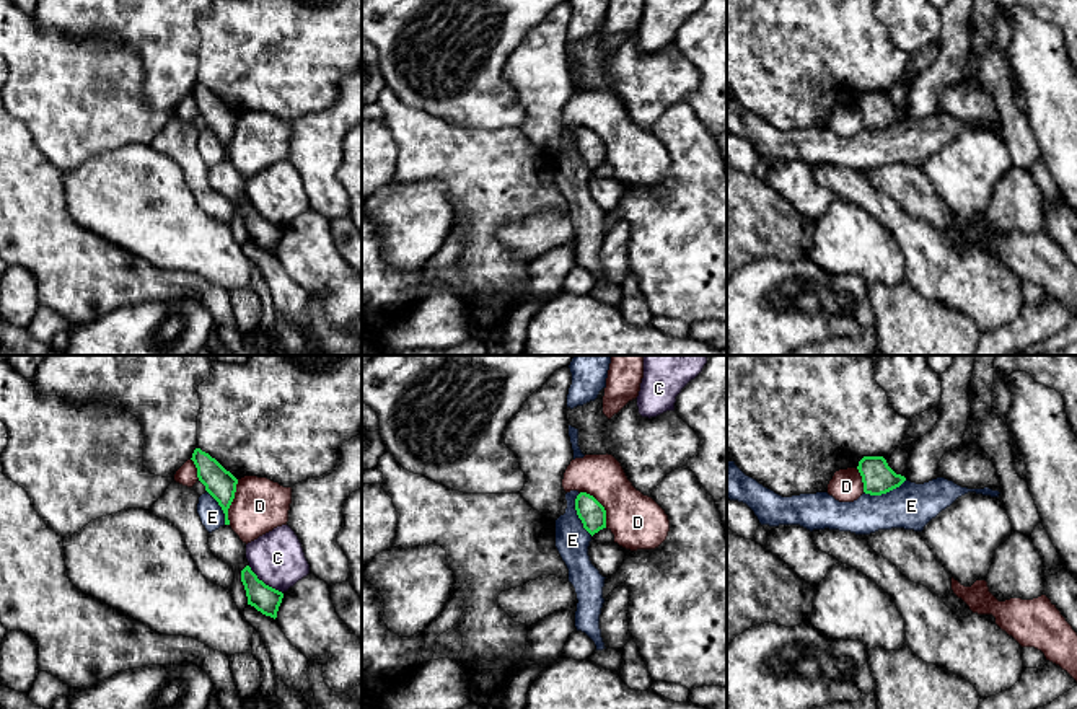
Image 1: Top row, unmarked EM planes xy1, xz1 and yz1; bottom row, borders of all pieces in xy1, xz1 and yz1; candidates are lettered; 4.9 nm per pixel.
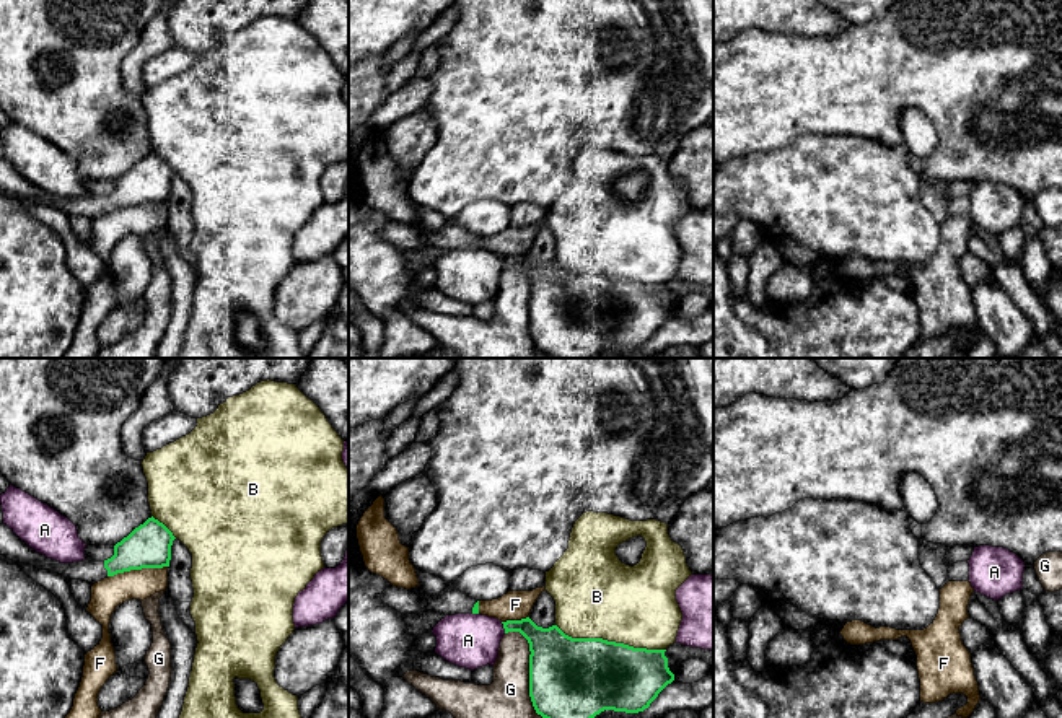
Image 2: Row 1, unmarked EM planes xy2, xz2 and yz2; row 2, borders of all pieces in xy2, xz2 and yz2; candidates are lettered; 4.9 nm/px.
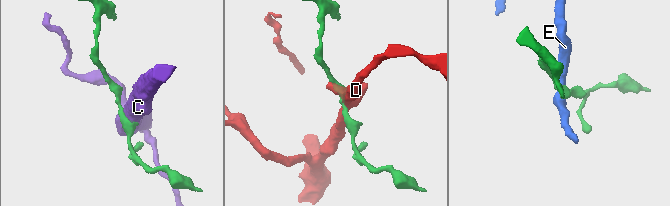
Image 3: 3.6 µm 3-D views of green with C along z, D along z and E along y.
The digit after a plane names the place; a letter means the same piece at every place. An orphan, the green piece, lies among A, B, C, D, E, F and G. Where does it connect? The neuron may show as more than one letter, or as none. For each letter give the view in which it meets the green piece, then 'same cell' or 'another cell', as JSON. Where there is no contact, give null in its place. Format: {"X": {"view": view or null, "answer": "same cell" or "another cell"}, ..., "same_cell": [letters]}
{"A": {"view": "xz2", "answer": "another cell"}, "B": {"view": "xz2", "answer": "another cell"}, "C": {"view": "xy1", "answer": "another cell"}, "D": {"view": "xy1", "answer": "another cell"}, "E": {"view": "xz1", "answer": "another cell"}, "F": {"view": "xy2", "answer": "another cell"}, "G": {"view": "xz2", "answer": "another cell"}, "same_cell": []}

